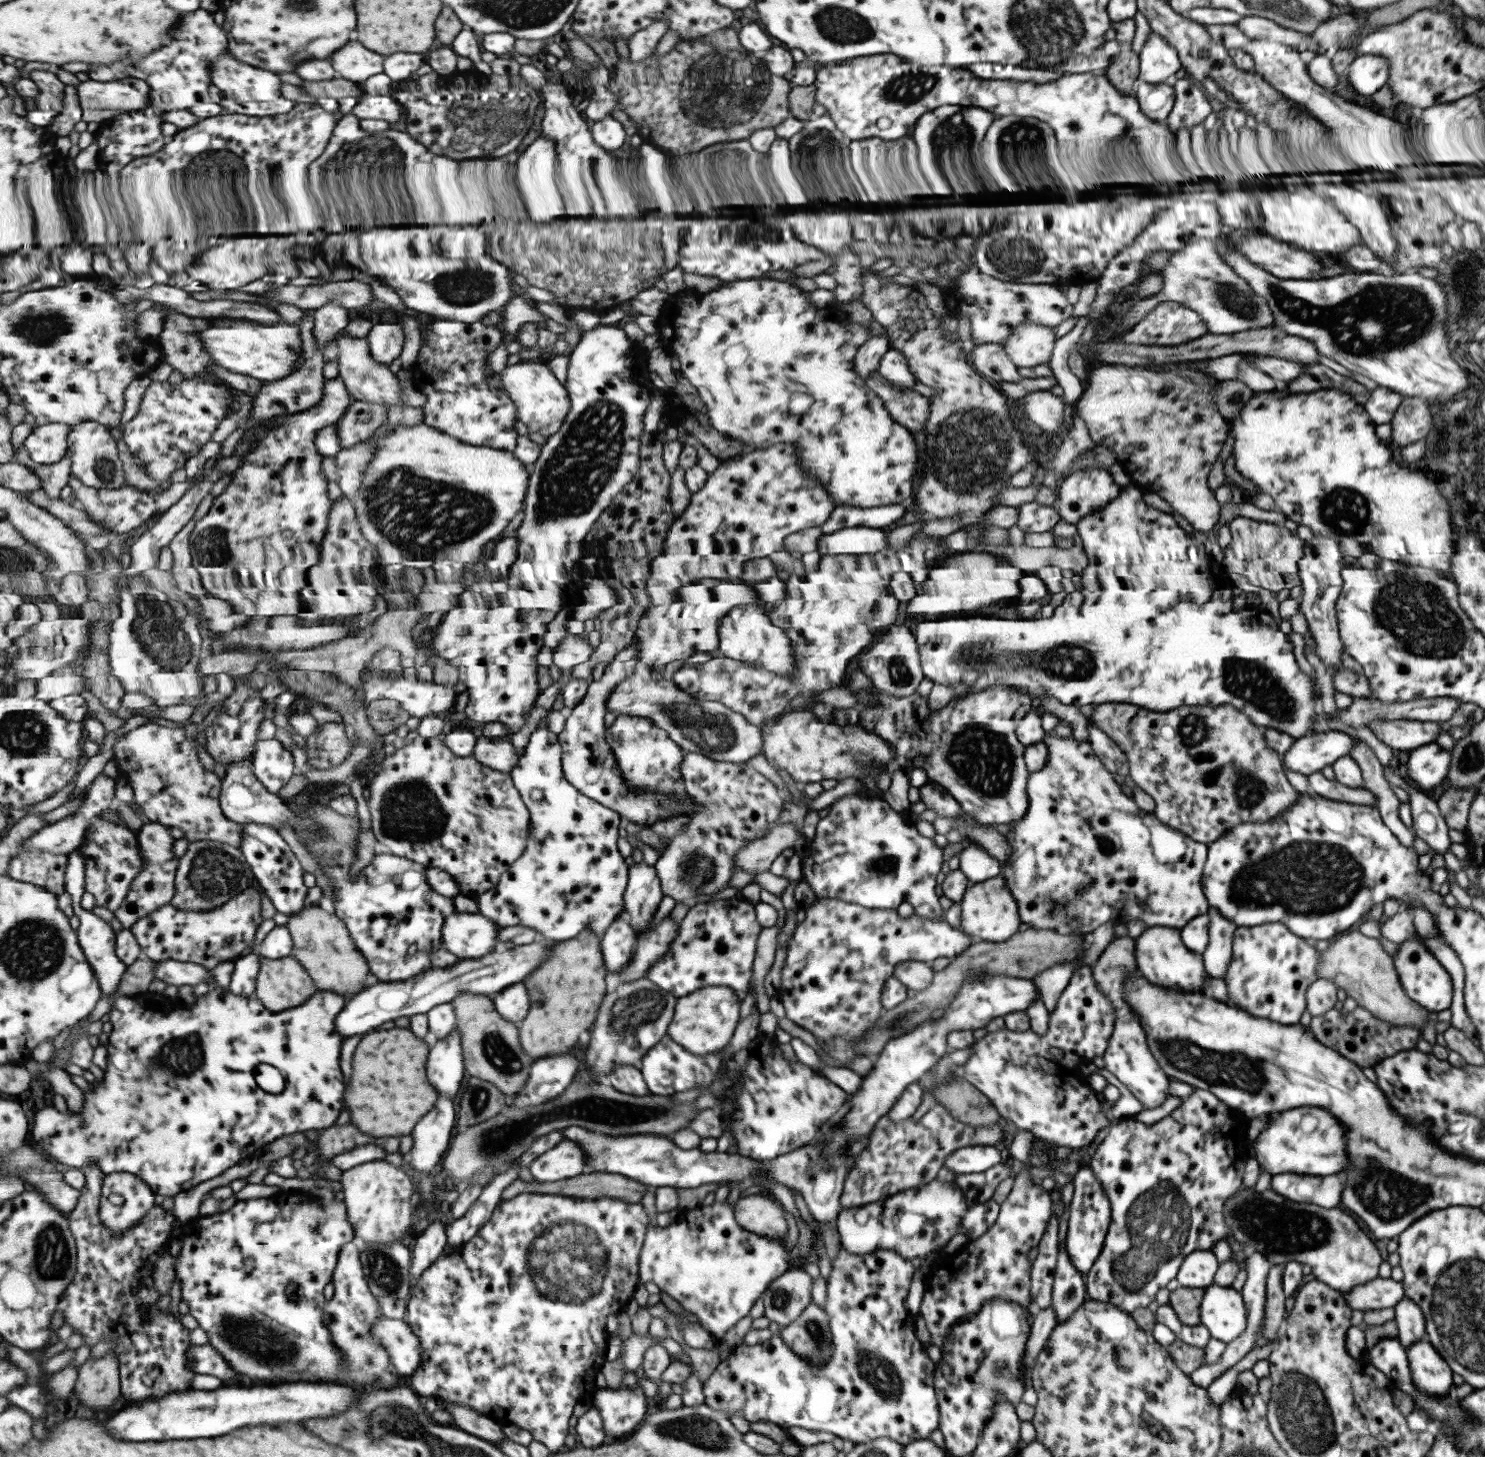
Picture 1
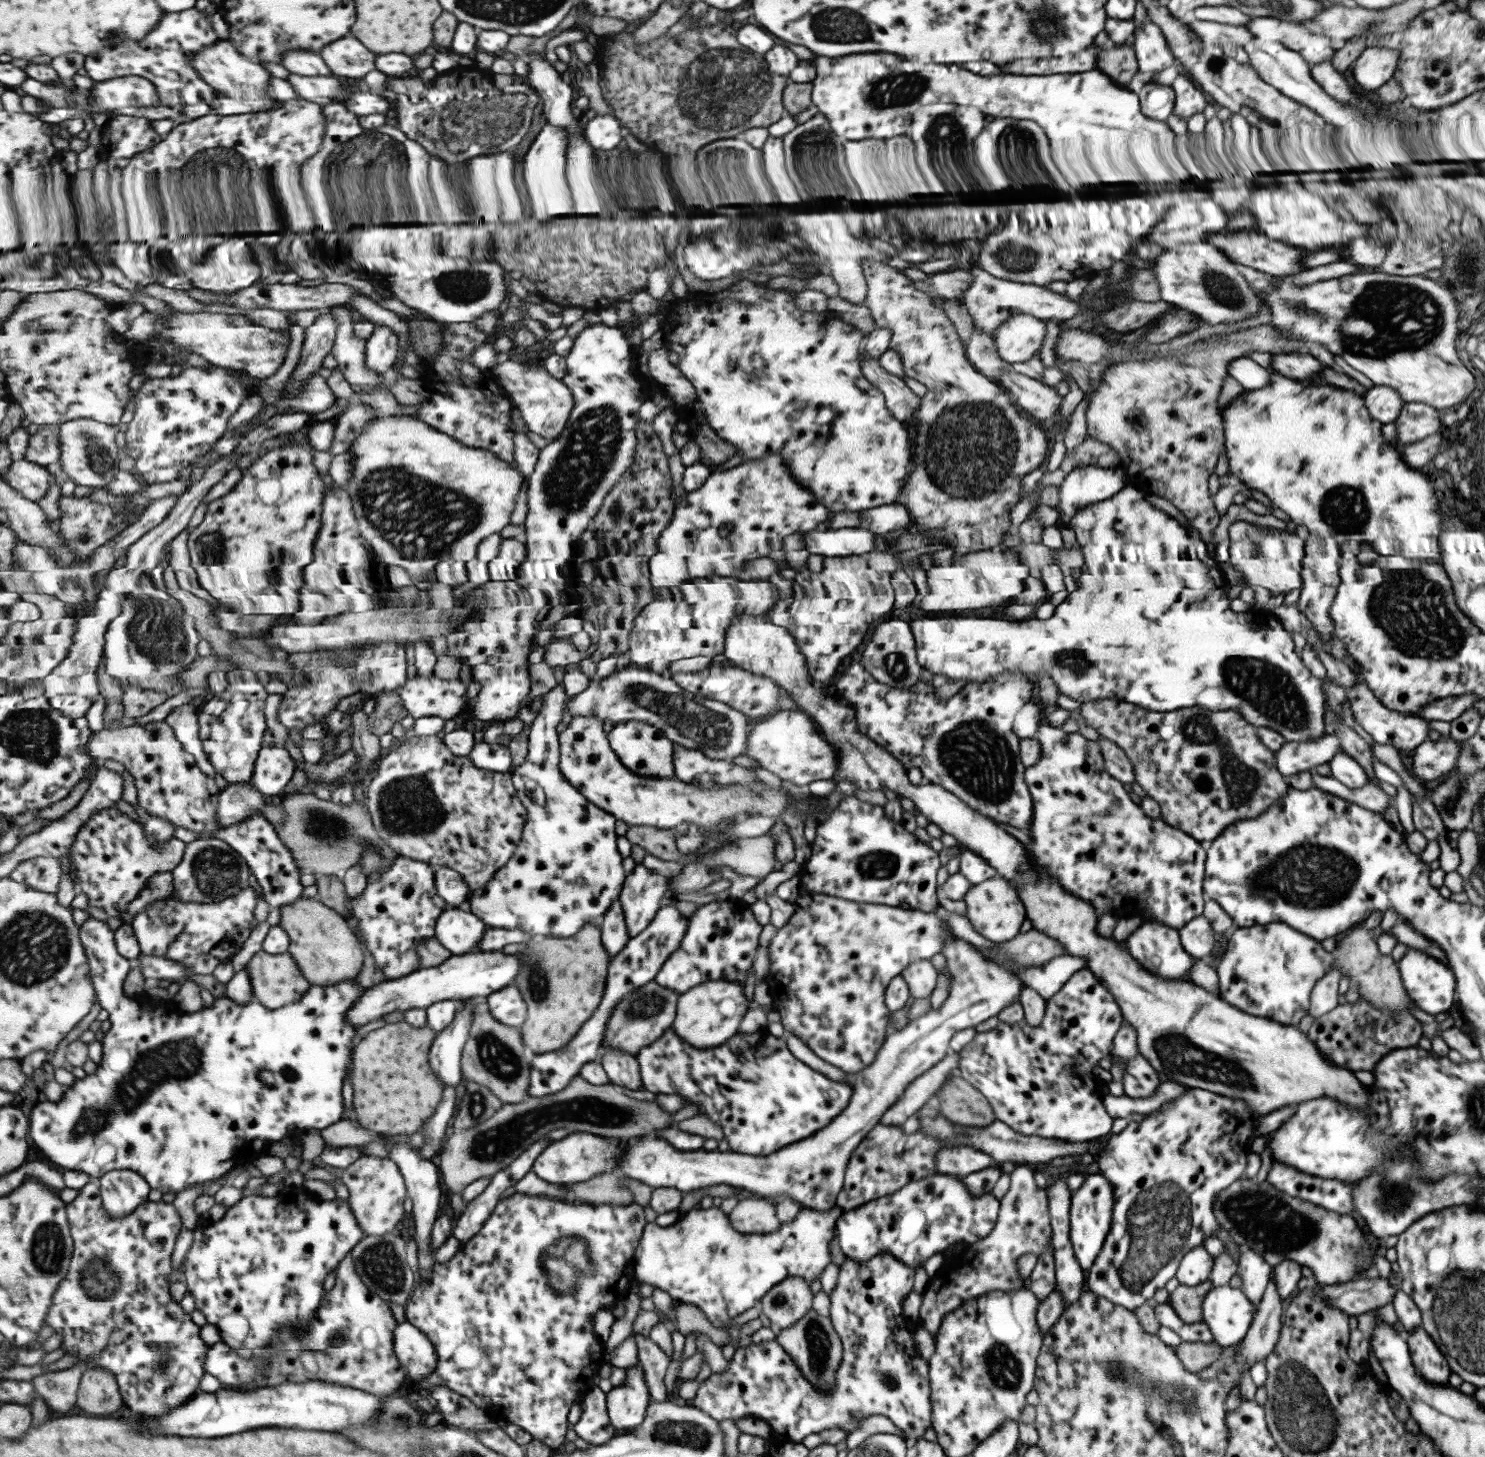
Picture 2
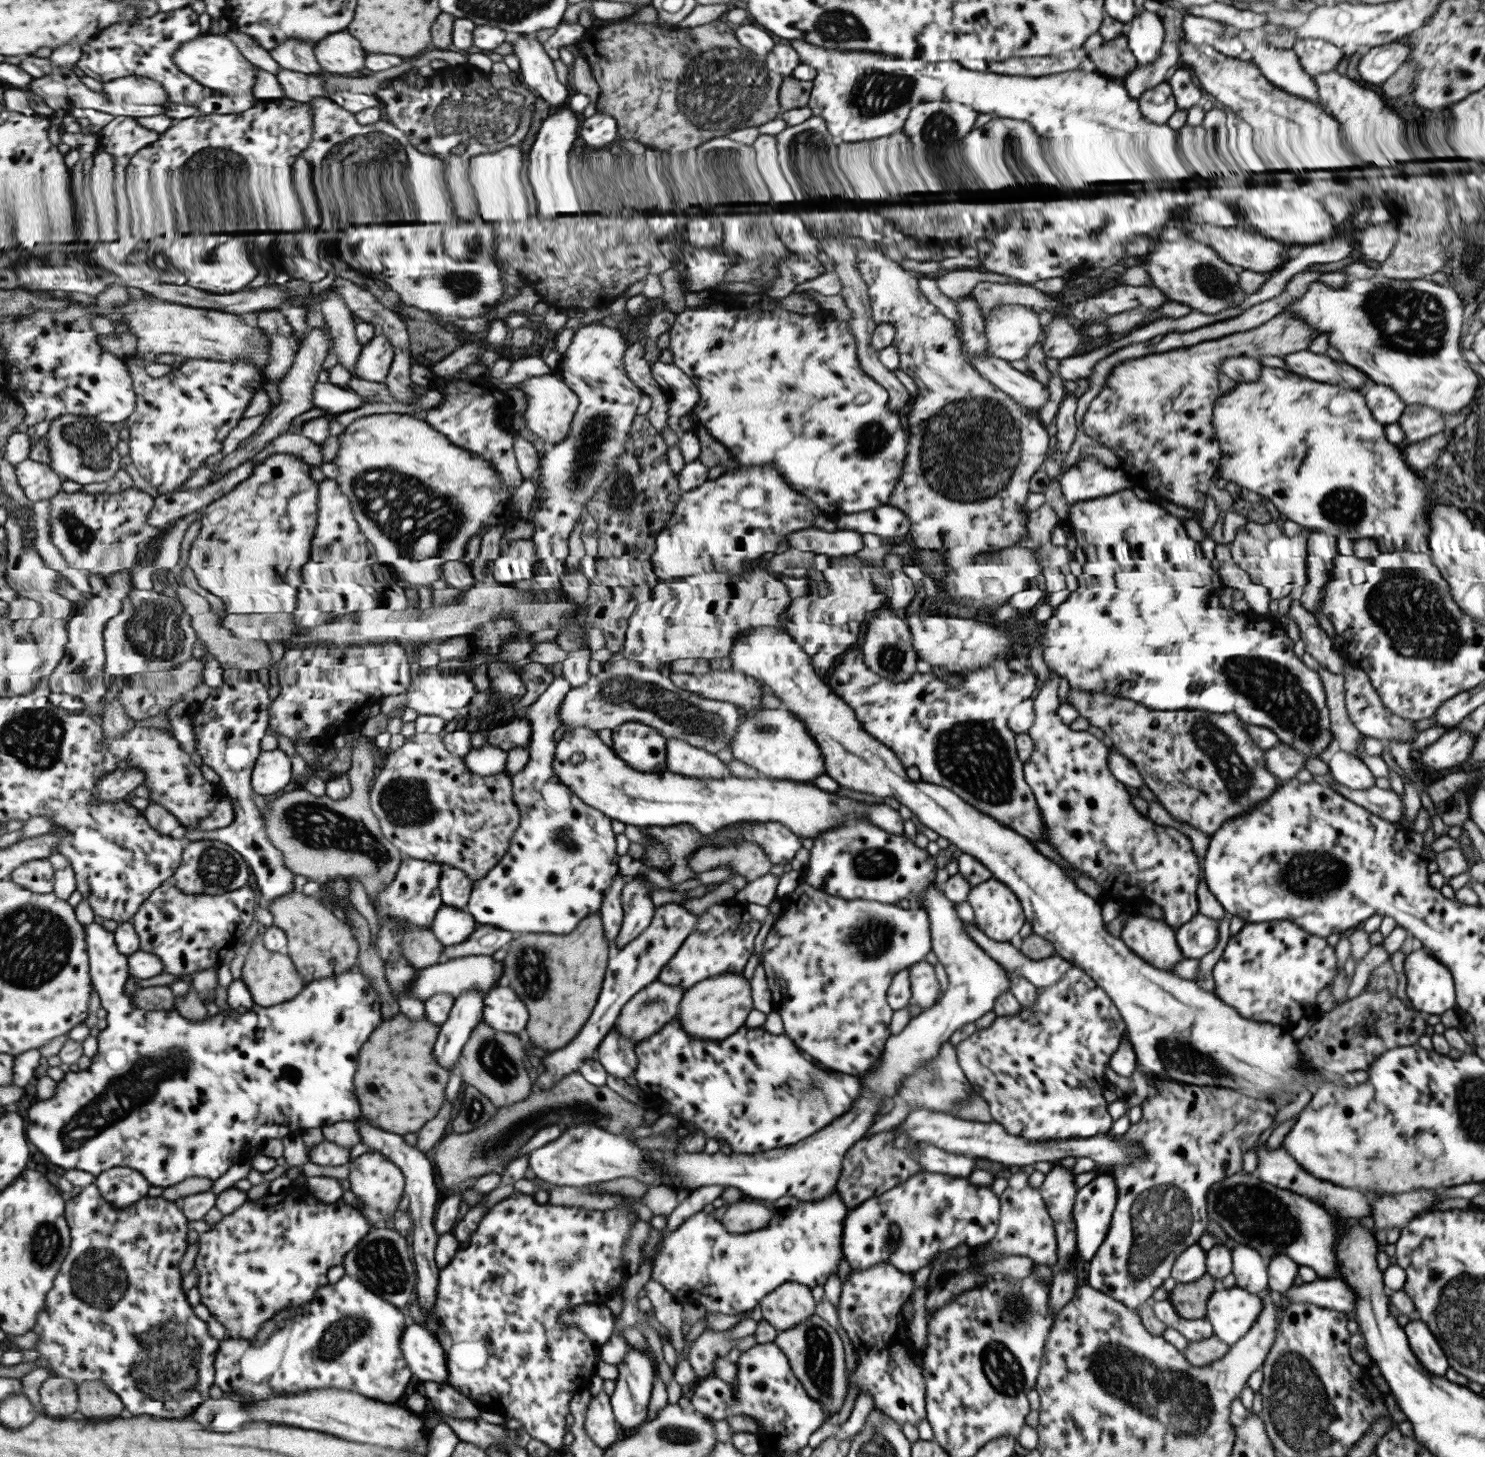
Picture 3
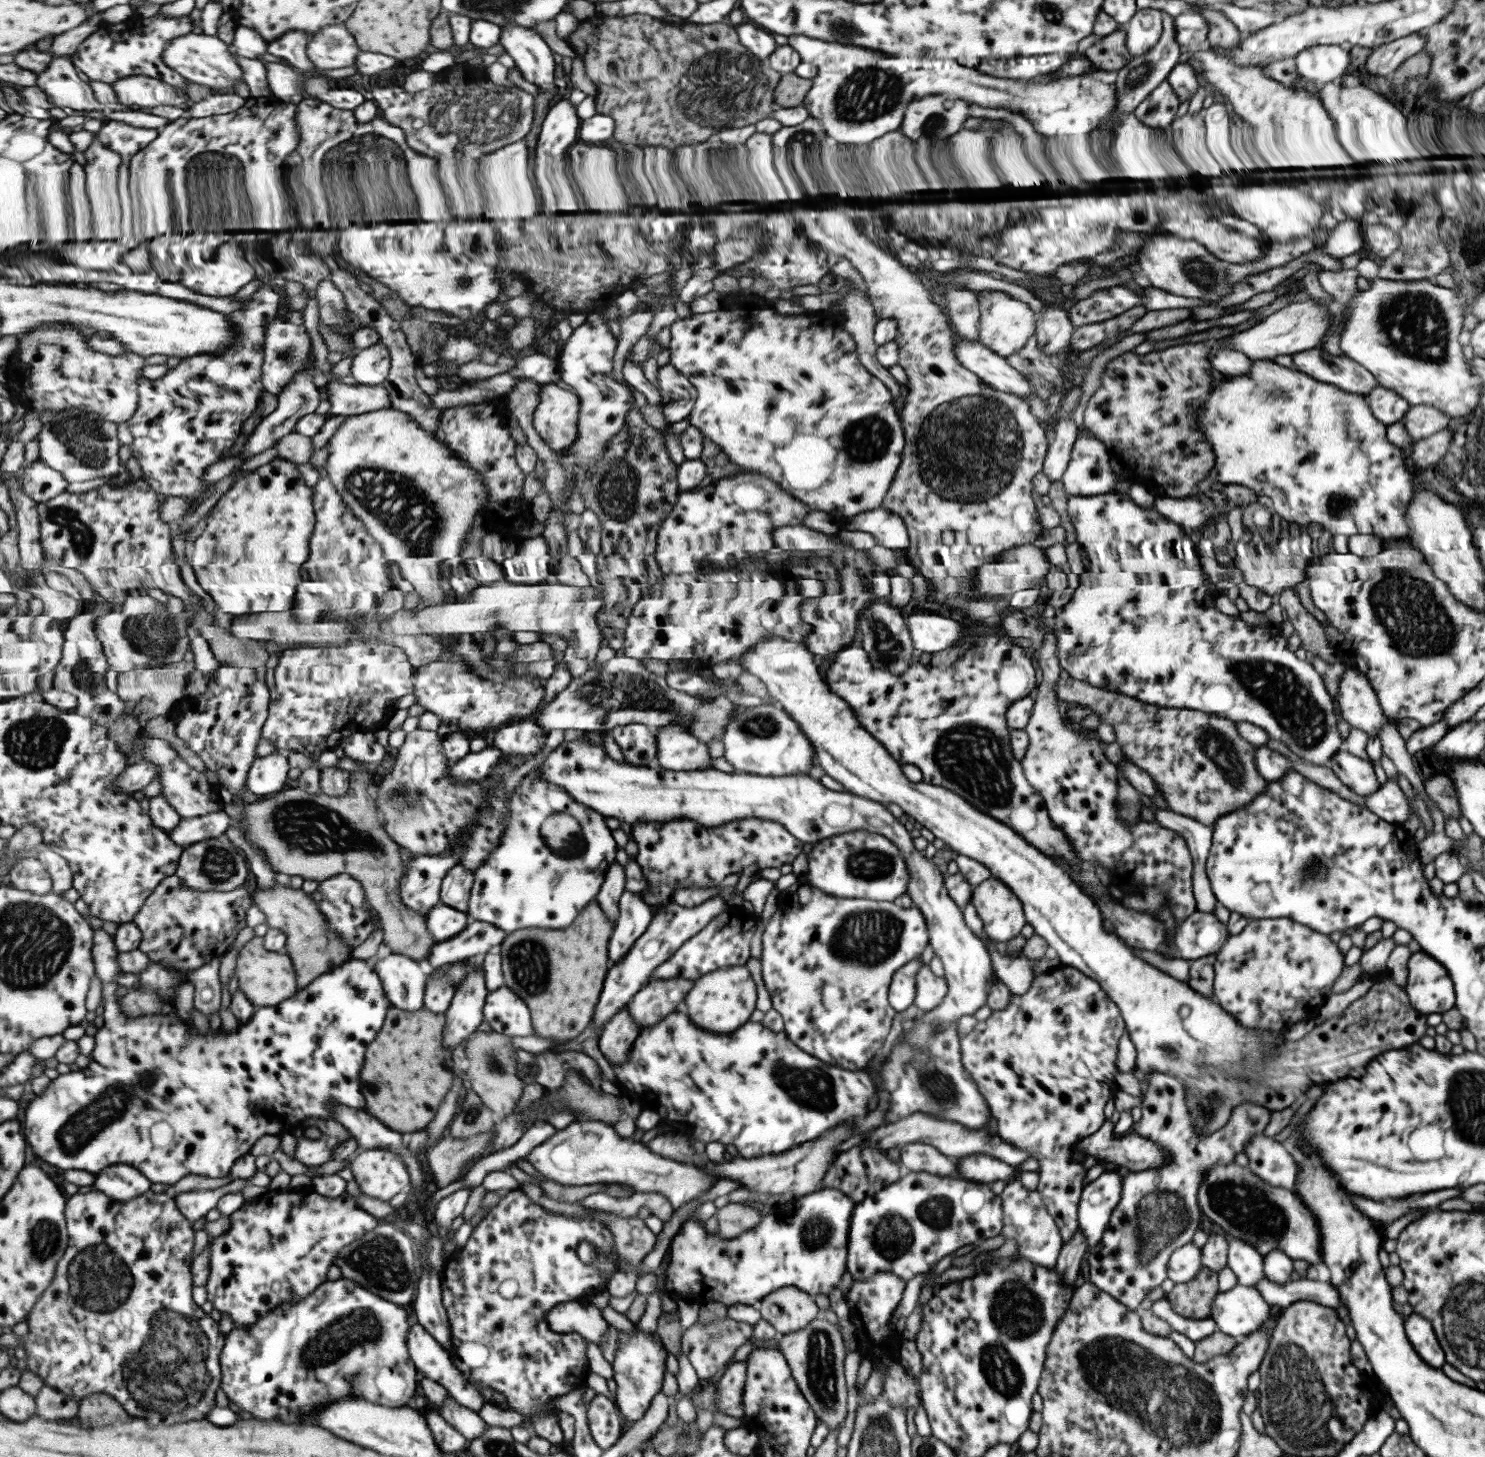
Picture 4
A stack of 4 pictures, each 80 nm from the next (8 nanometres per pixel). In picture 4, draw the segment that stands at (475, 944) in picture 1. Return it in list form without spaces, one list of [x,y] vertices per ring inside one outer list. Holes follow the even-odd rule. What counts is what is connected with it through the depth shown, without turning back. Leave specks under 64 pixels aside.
[[[439,903],[429,915],[426,916],[426,923],[435,937],[436,942],[445,942],[465,930],[471,917],[466,912],[451,908],[448,904]]]

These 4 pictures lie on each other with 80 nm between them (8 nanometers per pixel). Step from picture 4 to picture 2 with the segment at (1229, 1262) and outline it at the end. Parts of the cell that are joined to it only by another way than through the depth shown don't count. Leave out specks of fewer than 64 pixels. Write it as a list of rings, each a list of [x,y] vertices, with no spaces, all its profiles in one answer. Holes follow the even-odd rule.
[[[1241,1247],[1236,1262],[1235,1274],[1241,1279],[1238,1290],[1254,1304],[1258,1305],[1267,1283],[1269,1283],[1272,1266],[1267,1264],[1256,1252]]]

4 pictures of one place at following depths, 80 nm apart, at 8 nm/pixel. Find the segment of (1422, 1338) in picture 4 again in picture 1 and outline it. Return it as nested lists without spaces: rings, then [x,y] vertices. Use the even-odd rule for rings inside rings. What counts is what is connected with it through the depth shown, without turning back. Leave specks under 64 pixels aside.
[[[1426,1338],[1415,1341],[1406,1348],[1406,1357],[1411,1380],[1422,1395],[1452,1395],[1455,1386],[1452,1380],[1453,1372]]]

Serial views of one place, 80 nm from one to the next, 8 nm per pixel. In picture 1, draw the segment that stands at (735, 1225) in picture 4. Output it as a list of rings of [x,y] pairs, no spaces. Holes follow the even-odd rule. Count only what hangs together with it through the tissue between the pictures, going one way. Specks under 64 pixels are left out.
[[[765,1193],[745,1196],[737,1199],[735,1205],[735,1223],[747,1232],[759,1236],[784,1241],[787,1224],[784,1220],[784,1208]]]

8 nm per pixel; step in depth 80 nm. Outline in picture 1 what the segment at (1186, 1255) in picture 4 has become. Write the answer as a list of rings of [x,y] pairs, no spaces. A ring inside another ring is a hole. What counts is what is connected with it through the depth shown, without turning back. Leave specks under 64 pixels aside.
[[[1194,1250],[1183,1257],[1175,1279],[1179,1287],[1205,1290],[1213,1285],[1213,1275],[1217,1267],[1217,1259],[1210,1250]]]

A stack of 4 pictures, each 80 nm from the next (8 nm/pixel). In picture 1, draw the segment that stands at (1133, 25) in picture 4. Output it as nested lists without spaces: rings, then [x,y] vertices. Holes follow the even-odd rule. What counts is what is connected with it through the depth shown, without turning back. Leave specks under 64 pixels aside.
[[[1150,31],[1138,52],[1139,72],[1132,90],[1141,83],[1163,83],[1171,74],[1180,74],[1182,68],[1178,54],[1161,36]]]

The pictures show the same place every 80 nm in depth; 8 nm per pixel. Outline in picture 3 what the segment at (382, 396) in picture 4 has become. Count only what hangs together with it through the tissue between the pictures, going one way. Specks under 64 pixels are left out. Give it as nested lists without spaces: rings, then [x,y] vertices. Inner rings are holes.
[[[331,381],[318,382],[314,390],[314,407],[324,410],[329,417],[357,410],[366,401],[370,402],[372,399],[362,398],[362,394],[355,389],[340,387]]]

